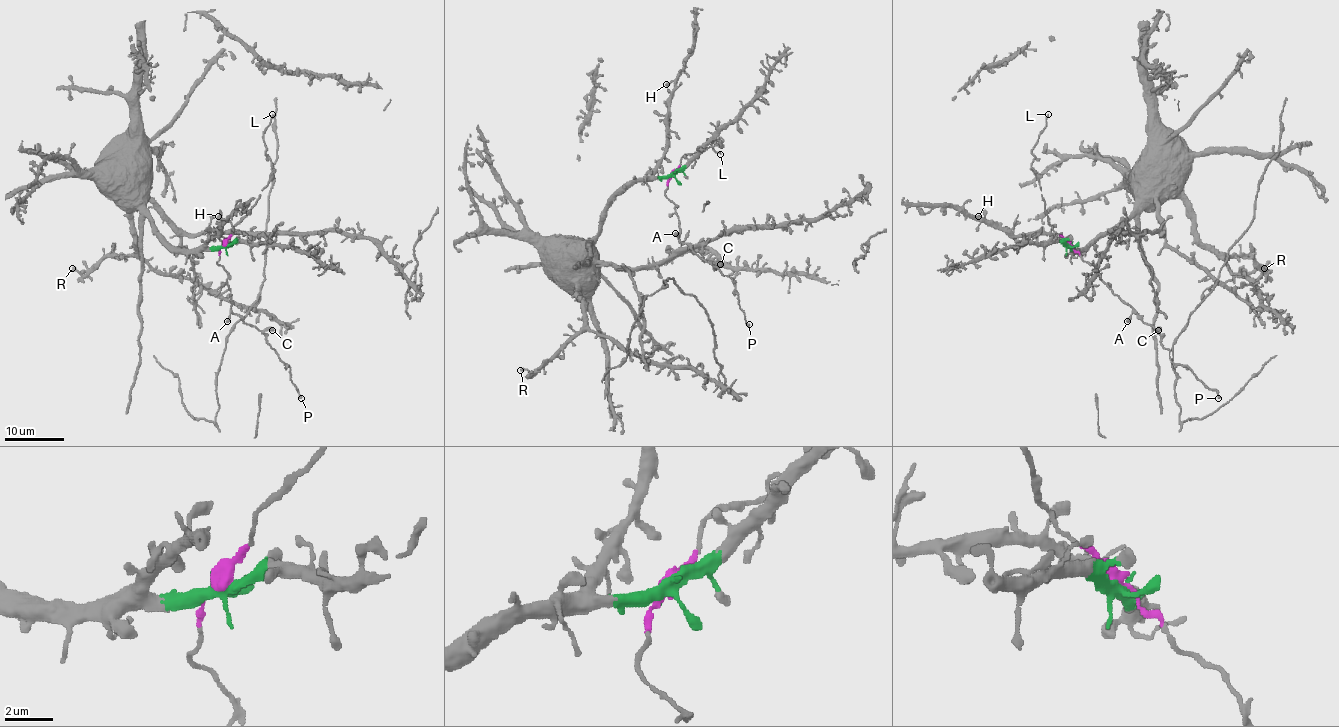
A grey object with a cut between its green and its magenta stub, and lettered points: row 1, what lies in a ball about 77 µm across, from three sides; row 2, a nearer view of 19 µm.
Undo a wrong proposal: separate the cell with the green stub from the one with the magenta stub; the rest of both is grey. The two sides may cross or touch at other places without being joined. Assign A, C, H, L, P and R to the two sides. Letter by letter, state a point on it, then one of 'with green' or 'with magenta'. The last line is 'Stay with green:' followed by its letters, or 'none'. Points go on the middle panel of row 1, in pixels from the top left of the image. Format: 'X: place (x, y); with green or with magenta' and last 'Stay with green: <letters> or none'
A: place (675, 233); with magenta
C: place (720, 264); with magenta
H: place (666, 84); with green
L: place (720, 154); with magenta
P: place (749, 324); with magenta
R: place (520, 370); with green
Stay with green: H, R

